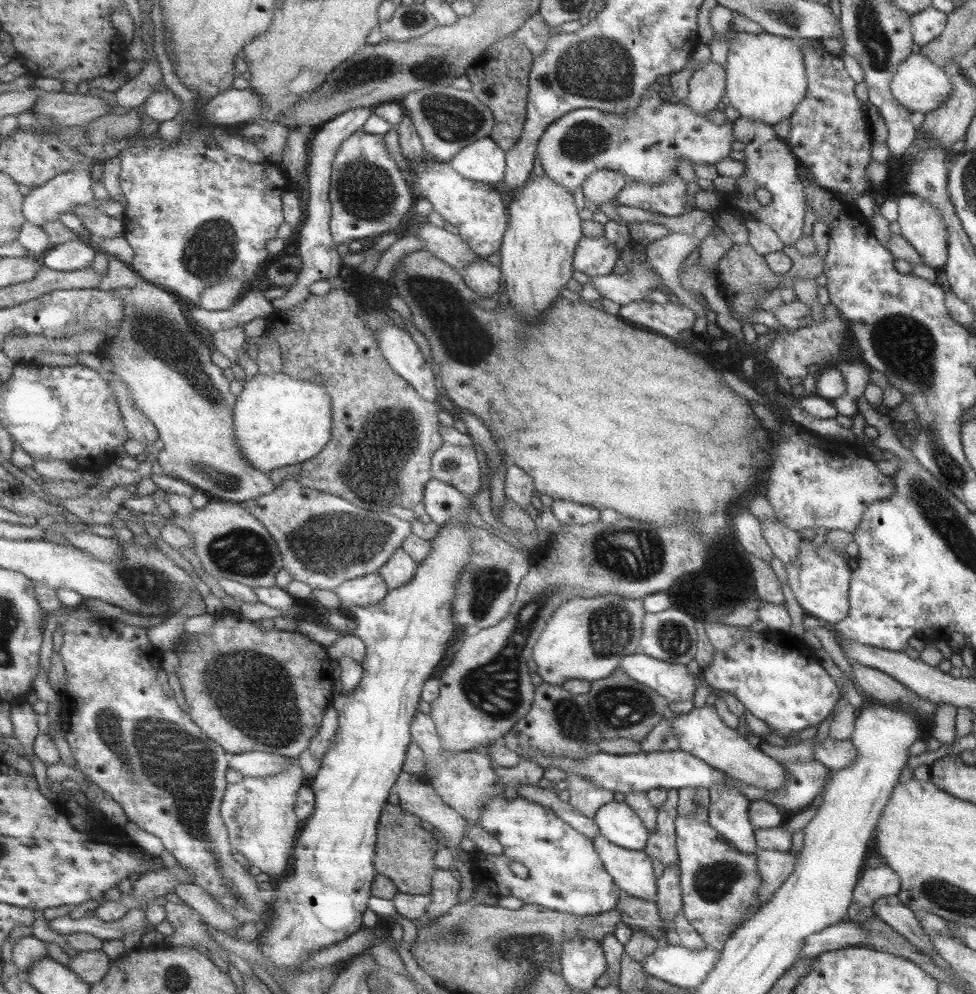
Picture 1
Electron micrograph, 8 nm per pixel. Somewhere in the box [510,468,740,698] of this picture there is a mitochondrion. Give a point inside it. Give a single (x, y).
(639, 557)

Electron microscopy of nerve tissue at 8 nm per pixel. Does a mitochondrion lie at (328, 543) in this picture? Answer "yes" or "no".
yes

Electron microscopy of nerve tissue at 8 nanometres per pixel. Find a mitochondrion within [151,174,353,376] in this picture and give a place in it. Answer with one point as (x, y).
(210, 253)

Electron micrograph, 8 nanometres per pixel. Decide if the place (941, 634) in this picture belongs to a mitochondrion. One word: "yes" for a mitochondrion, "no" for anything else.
no

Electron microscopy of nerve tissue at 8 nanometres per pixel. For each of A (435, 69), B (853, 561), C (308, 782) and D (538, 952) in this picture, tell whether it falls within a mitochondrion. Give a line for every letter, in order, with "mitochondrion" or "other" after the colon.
A: mitochondrion
B: other
C: other
D: mitochondrion

